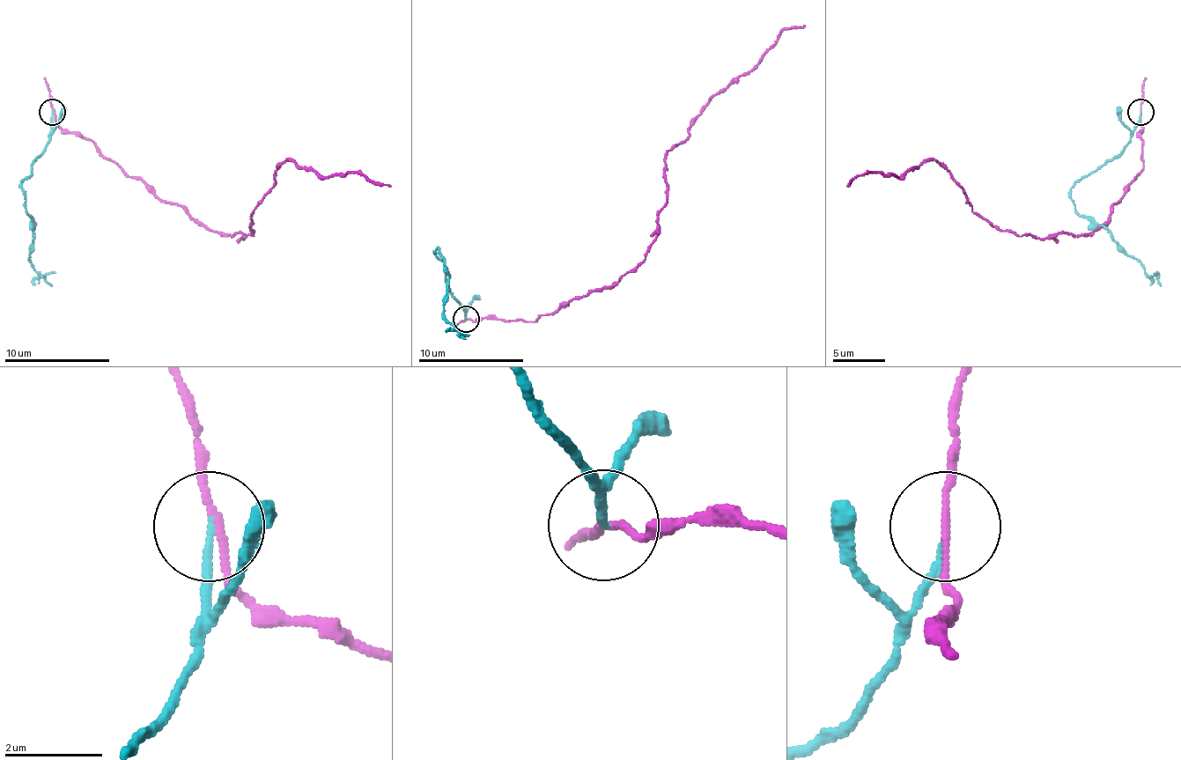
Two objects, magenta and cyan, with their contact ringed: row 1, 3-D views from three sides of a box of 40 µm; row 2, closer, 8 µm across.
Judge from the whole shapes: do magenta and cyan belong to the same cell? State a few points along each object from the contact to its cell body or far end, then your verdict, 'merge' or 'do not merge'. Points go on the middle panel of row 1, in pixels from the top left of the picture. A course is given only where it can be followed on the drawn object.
course magenta (465, 318), (536, 320), (573, 299), (610, 289), (658, 234), (666, 152), (784, 28), (805, 25); course cyan (465, 318), (446, 284), (446, 266), (436, 255), (439, 250), (449, 278), (444, 315), (465, 339); do not merge

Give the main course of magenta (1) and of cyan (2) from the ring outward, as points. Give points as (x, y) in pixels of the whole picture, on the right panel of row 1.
1: (1140, 110), (1142, 168), (1088, 234), (1000, 232), (932, 160), (847, 187)
2: (1140, 113), (1140, 123), (1126, 147), (1077, 181), (1072, 202), (1082, 216), (1100, 224), (1161, 286)

